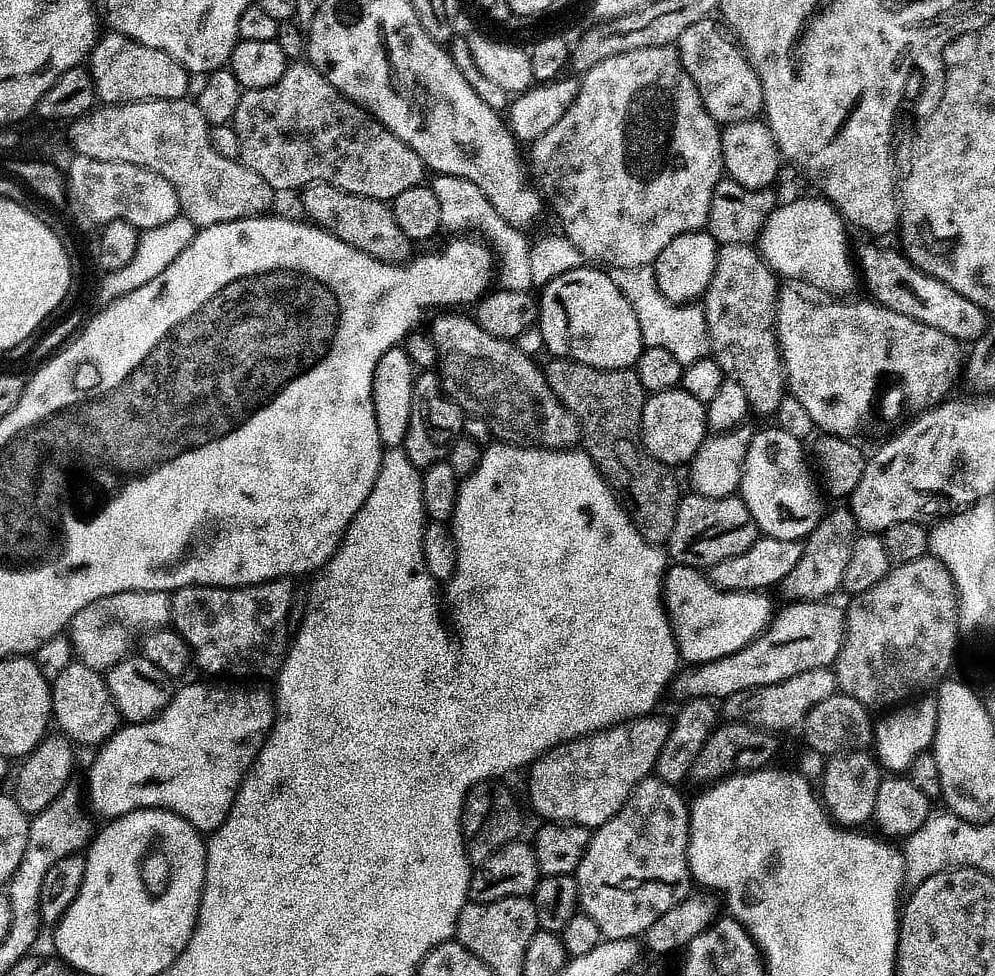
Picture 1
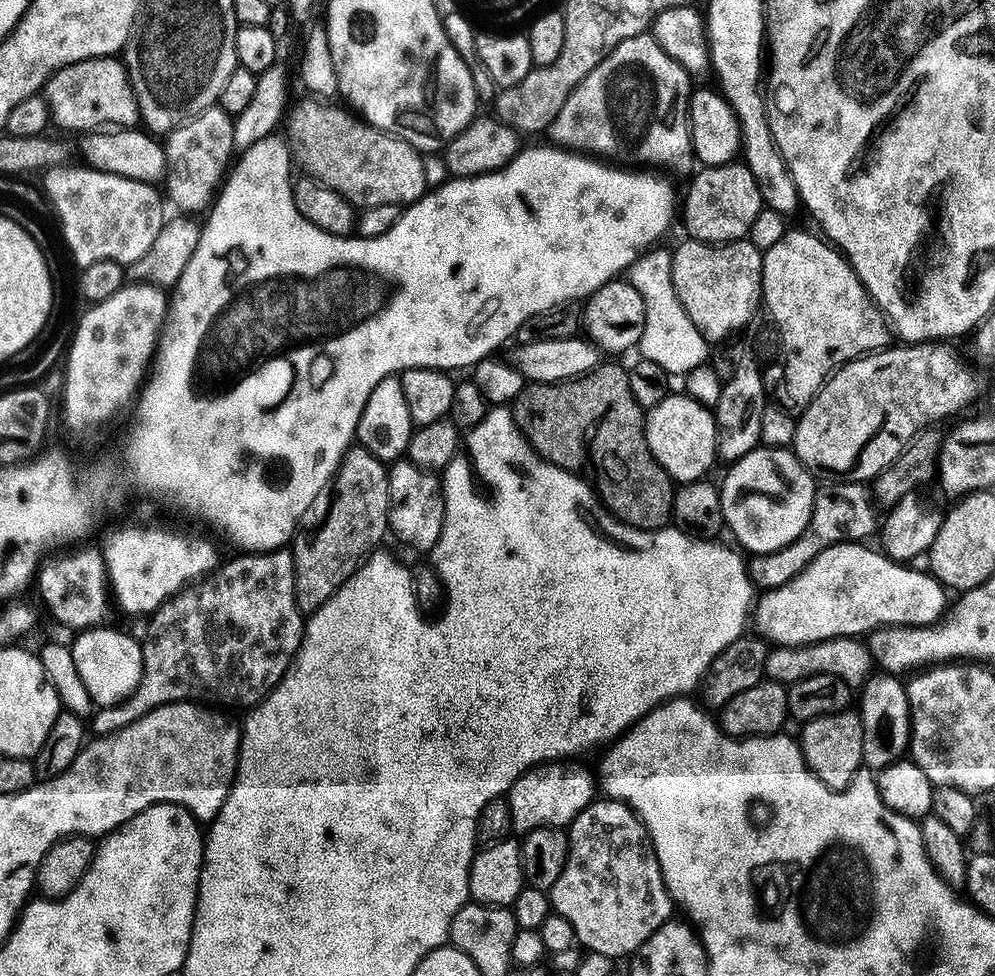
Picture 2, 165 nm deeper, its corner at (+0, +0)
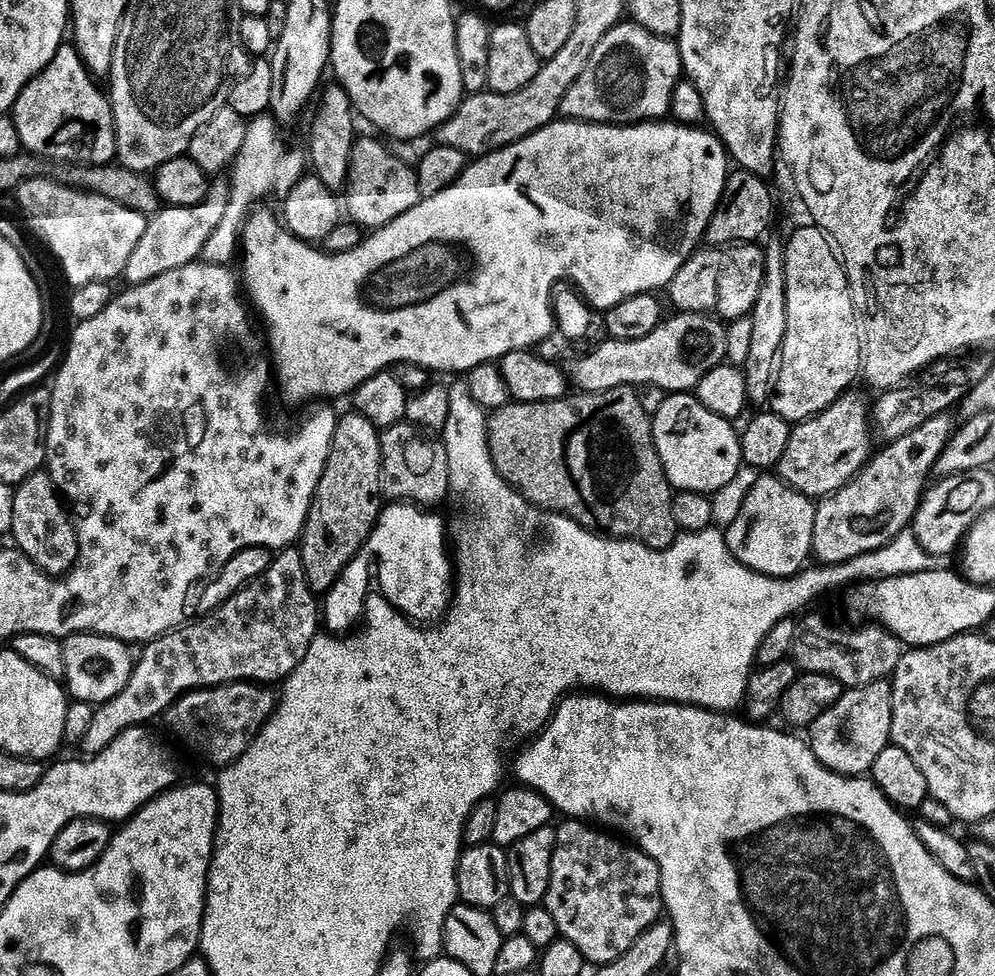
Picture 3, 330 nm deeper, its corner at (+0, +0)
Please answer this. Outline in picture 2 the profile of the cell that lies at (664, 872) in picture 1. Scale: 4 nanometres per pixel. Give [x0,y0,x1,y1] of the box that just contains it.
[550,798,674,958]

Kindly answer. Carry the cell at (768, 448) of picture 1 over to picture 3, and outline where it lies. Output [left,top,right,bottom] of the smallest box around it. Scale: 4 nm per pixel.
[726,474,816,580]

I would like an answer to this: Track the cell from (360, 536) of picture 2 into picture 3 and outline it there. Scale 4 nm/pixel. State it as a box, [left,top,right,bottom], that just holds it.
[298,410,386,594]

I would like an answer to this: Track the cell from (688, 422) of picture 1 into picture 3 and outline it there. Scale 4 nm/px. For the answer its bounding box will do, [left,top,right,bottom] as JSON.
[652,395,744,494]

